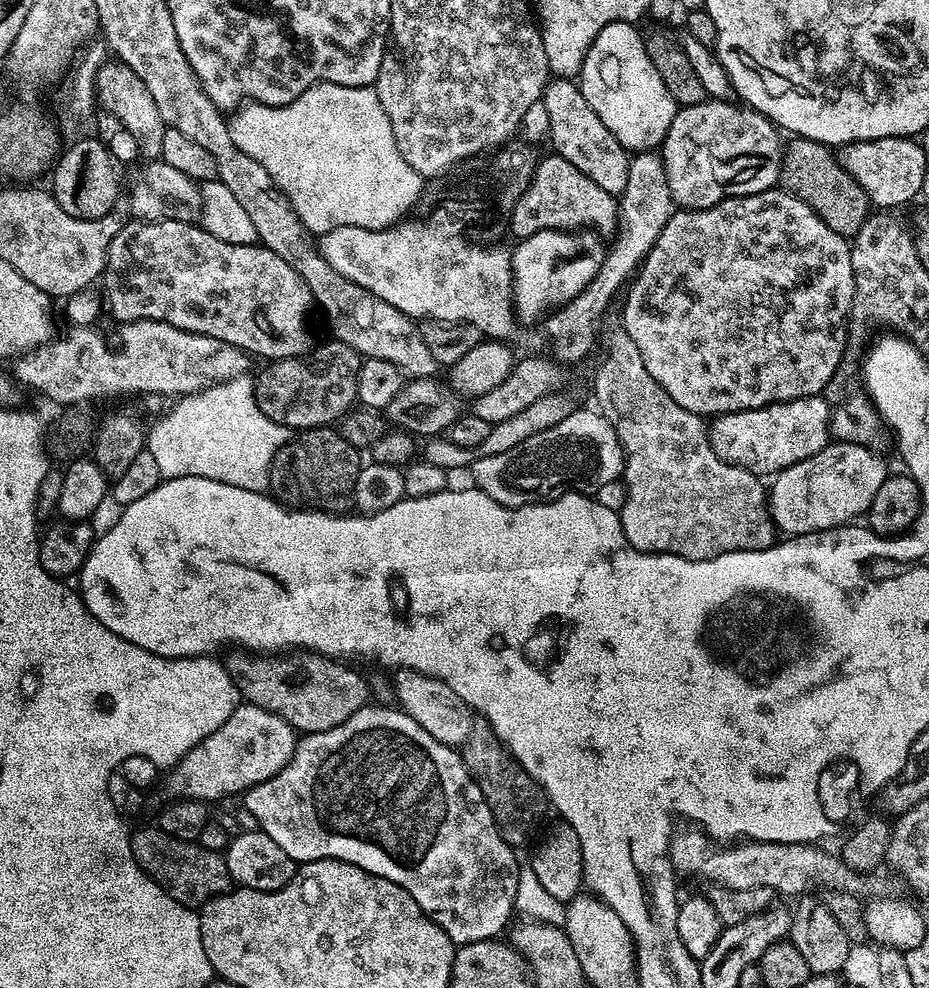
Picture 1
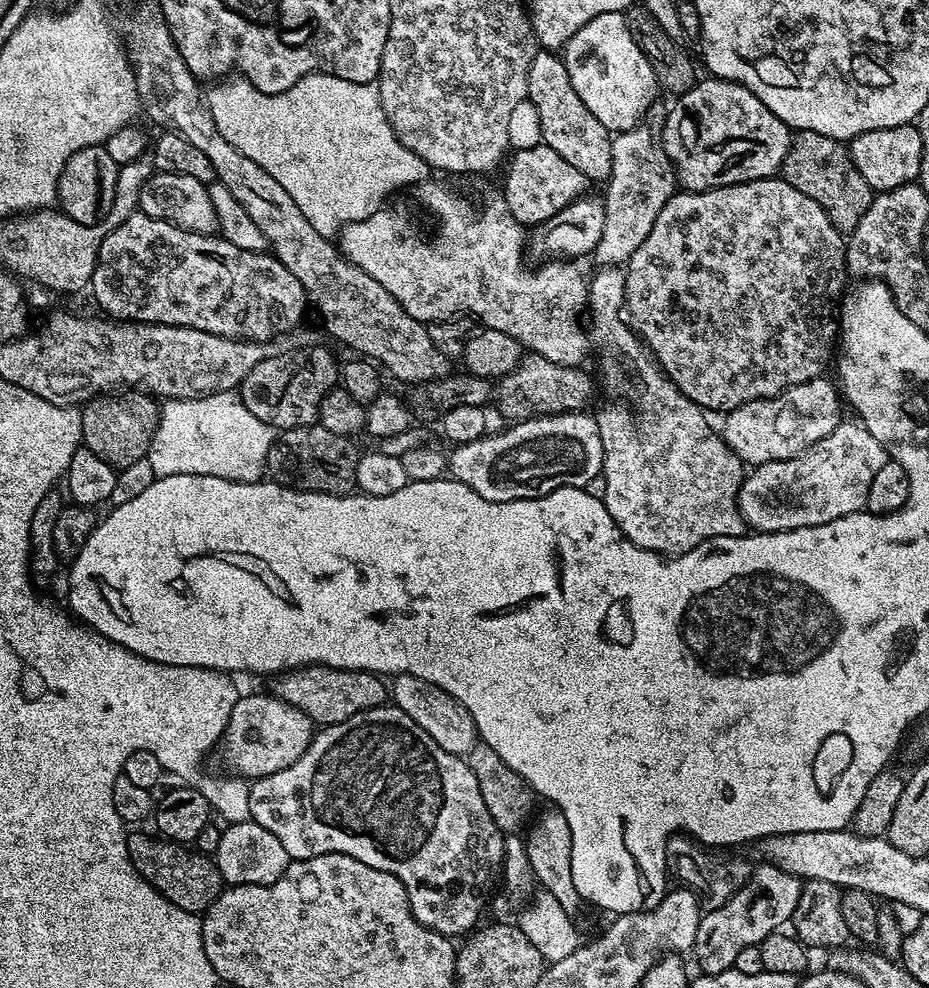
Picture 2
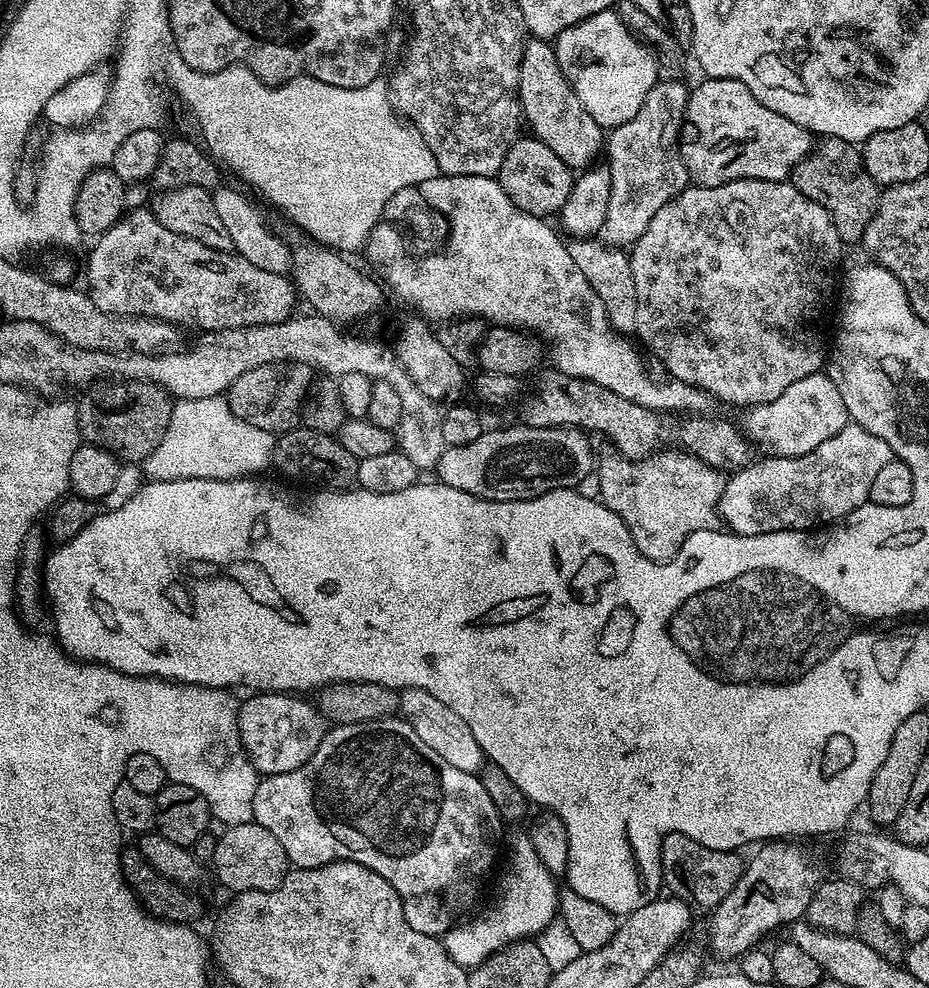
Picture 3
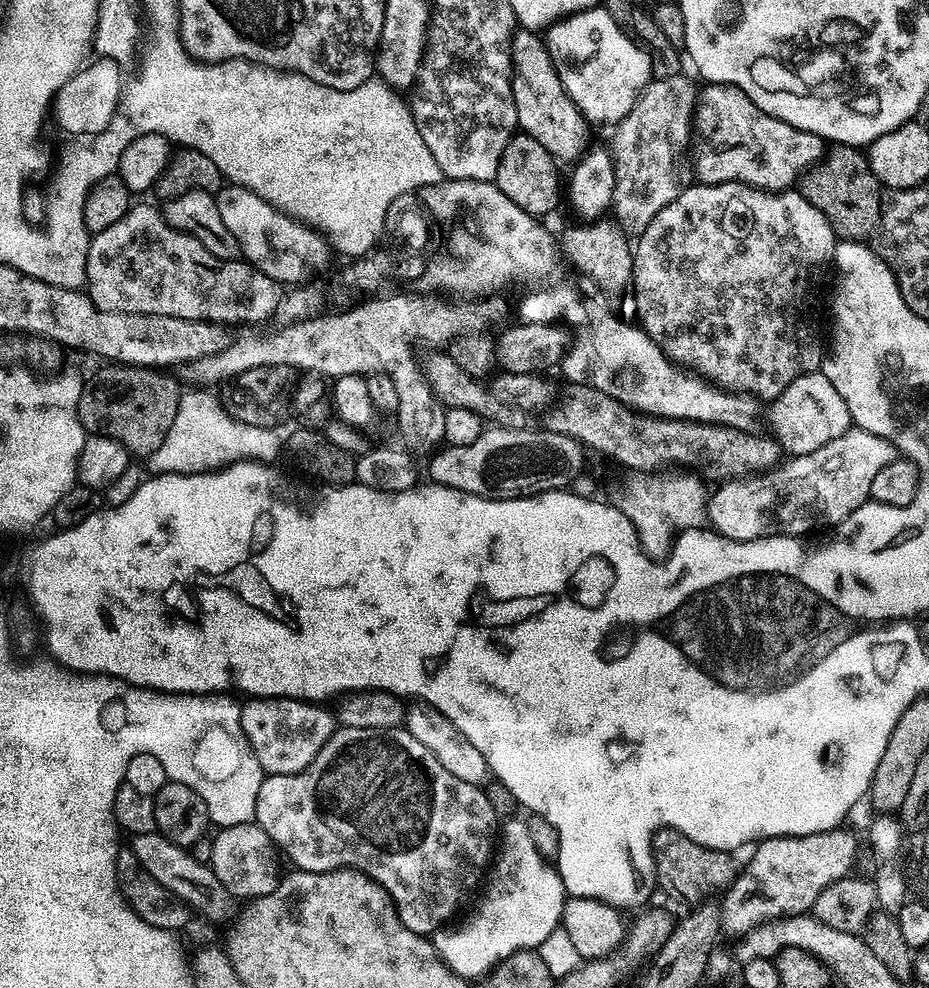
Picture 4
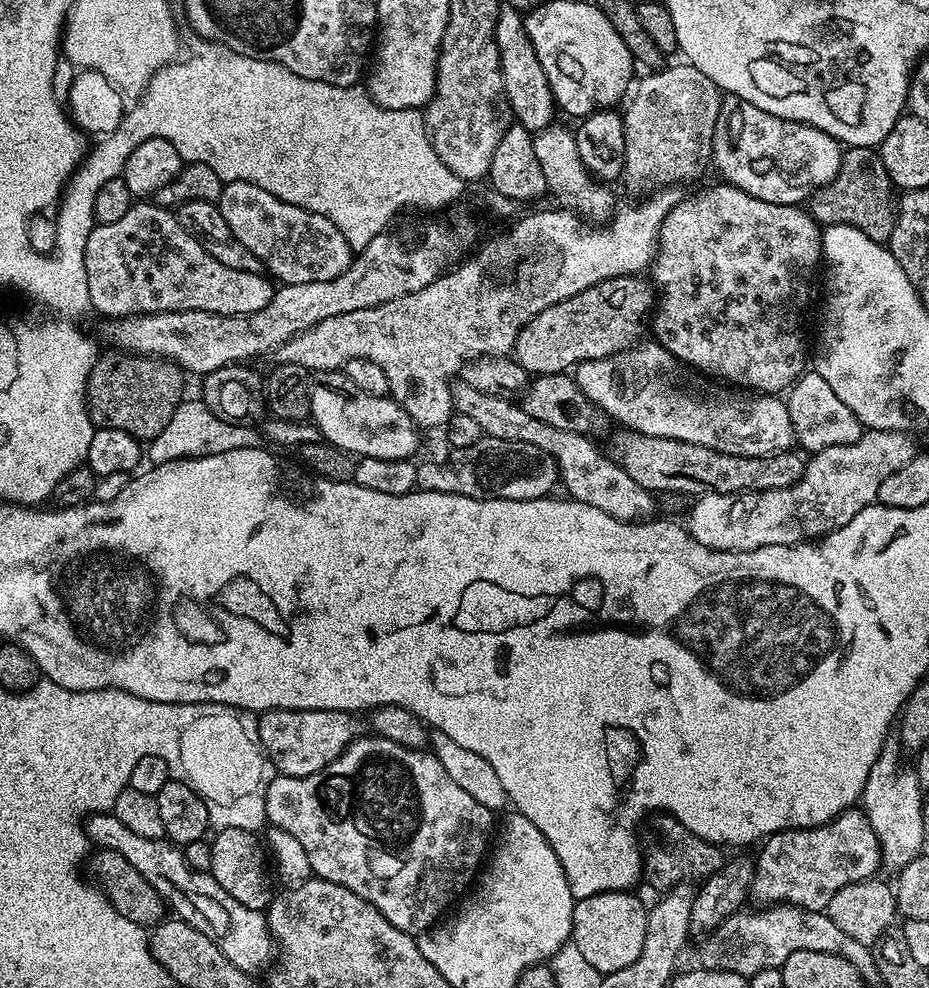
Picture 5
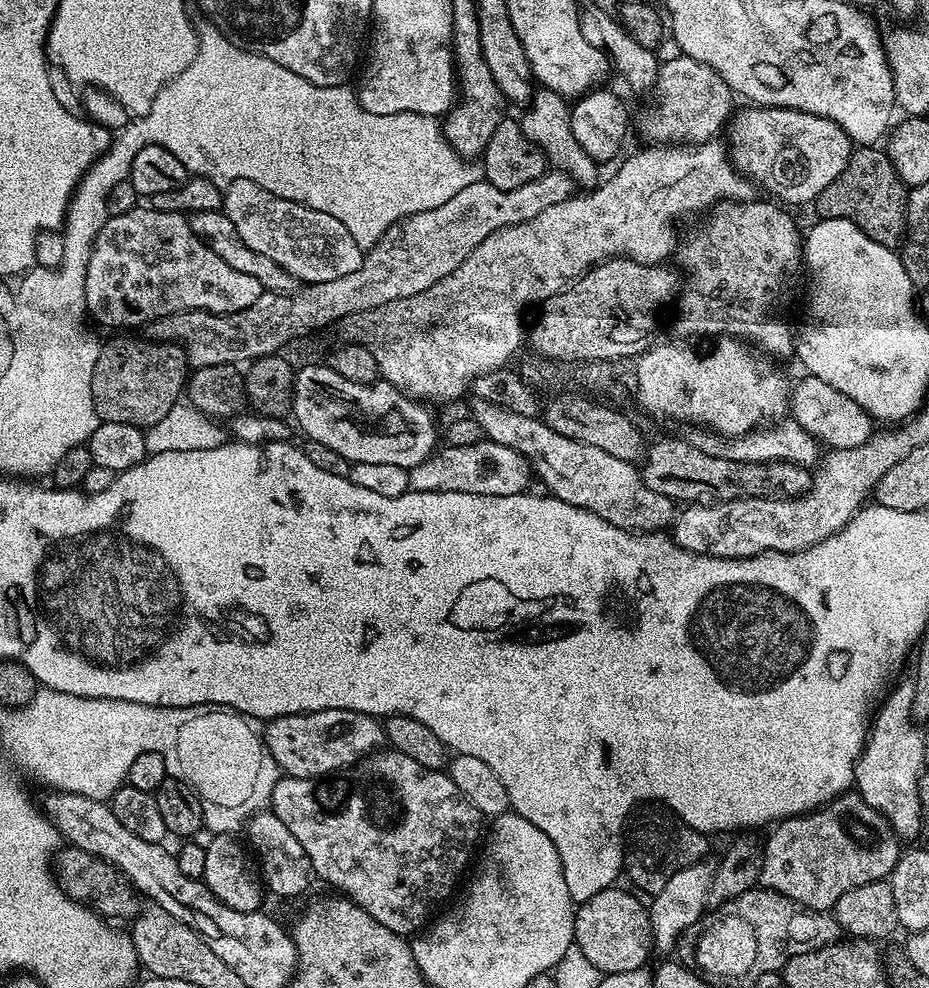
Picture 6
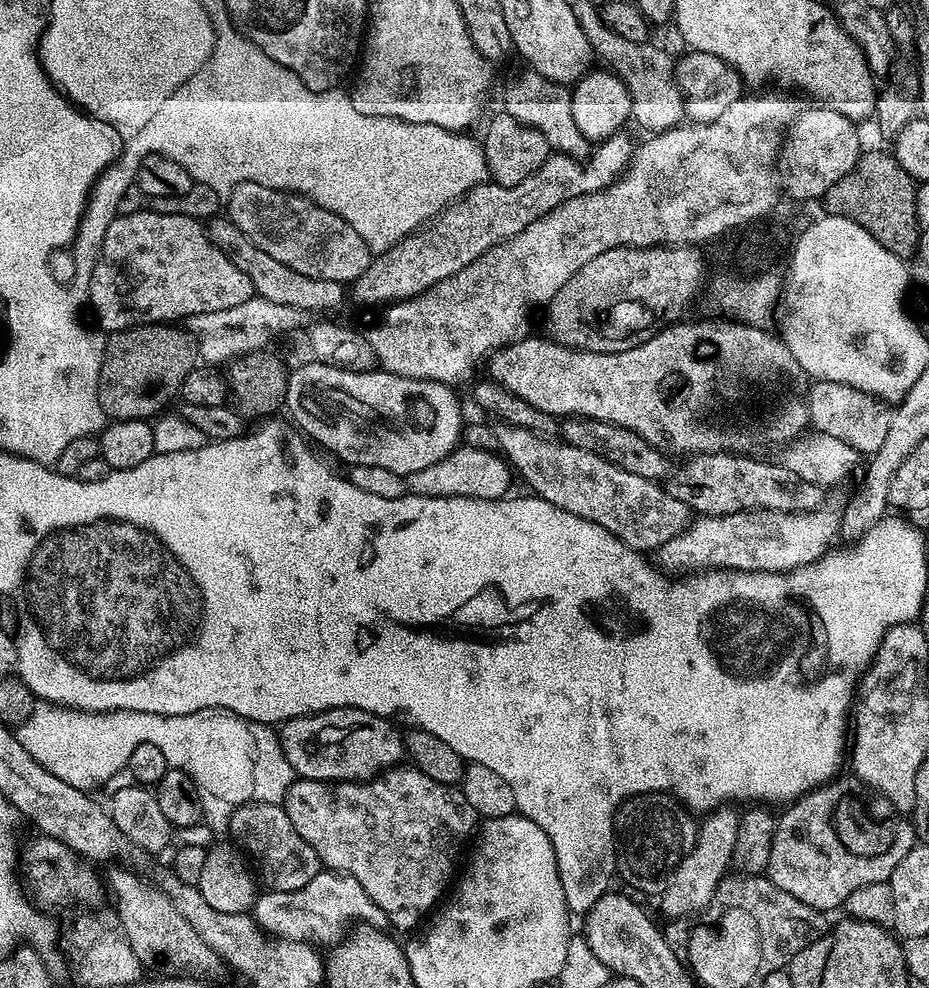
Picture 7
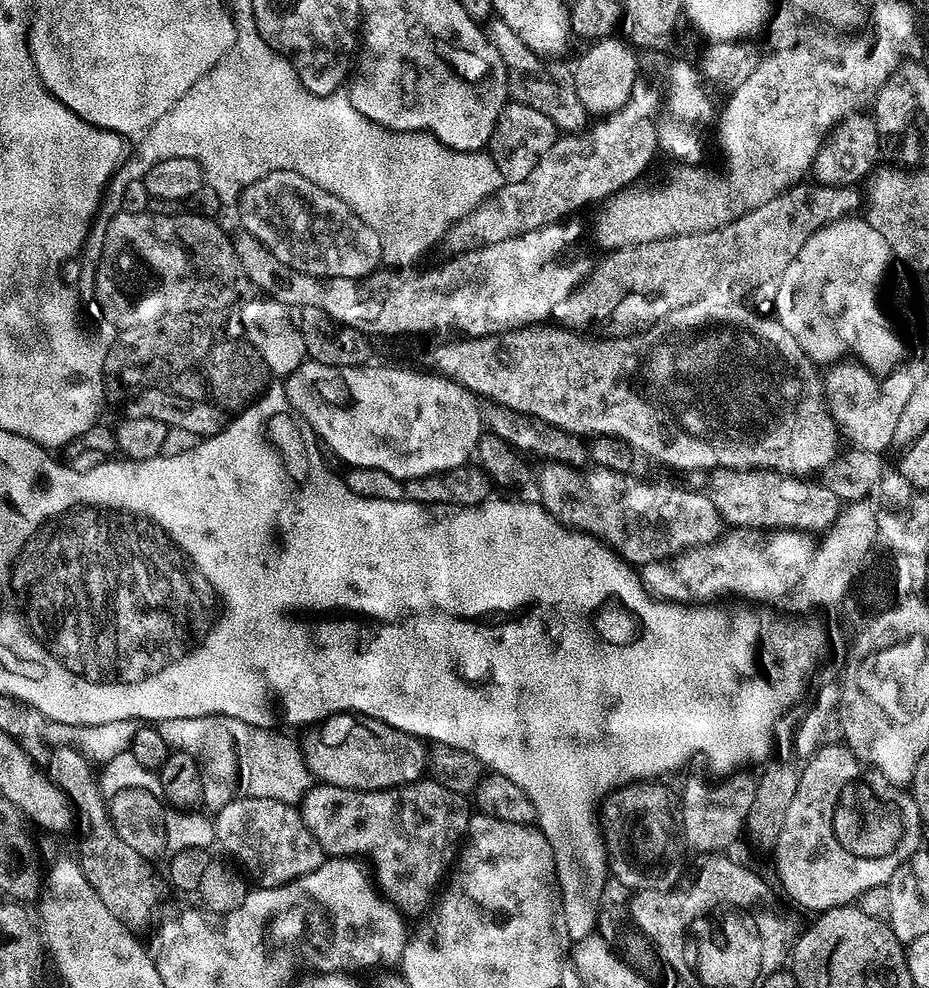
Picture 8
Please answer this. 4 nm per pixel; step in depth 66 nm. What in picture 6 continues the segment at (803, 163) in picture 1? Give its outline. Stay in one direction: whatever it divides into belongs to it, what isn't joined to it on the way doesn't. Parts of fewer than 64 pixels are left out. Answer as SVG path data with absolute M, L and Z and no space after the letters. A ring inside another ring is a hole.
M860 146L848 159L846 170L842 170L842 174L838 174L838 178L834 178L834 182L830 182L830 186L826 186L826 190L822 190L822 194L816 197L815 215L826 220L842 218L854 222L854 226L858 226L867 236L874 238L874 242L895 249L904 239L904 229L908 222L908 194L909 189L895 172L887 151L880 146Z

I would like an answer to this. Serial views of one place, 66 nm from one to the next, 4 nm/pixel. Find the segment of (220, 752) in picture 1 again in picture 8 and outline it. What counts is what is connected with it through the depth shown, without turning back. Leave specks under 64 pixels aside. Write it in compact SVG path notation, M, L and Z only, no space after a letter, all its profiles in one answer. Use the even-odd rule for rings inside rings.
M336 712L305 732L298 740L298 751L309 773L321 784L369 792L412 784L425 775L426 746L421 737L392 728L378 718Z

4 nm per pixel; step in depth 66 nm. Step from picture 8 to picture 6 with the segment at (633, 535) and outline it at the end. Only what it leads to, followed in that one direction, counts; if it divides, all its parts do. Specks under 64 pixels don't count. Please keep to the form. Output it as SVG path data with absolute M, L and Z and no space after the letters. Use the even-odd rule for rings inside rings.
M473 399L471 403L470 414L482 426L485 437L518 450L532 463L535 479L541 480L548 487L545 489L560 501L590 510L633 534L661 531L671 525L675 503L668 496L650 490L636 464L627 464L622 458L614 458L614 454L606 454L606 450L598 450L598 446L586 446L586 442L558 434L539 415L526 417L494 402Z

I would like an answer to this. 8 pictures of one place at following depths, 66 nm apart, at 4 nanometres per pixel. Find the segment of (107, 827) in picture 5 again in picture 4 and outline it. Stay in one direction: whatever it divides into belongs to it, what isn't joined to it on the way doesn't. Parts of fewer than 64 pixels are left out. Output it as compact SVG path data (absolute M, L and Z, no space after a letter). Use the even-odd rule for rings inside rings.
M157 831L132 836L130 847L136 855L137 865L153 876L159 884L166 886L166 890L173 892L193 913L201 912L208 920L228 920L232 915L237 915L237 901L227 892L226 887L222 886L222 882L215 877L209 865L194 862L189 849L179 848Z

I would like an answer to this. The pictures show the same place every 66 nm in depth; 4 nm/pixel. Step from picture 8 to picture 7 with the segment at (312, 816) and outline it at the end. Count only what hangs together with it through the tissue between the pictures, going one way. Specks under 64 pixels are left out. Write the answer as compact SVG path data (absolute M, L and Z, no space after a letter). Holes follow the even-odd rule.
M393 766L381 772L380 775L373 776L371 780L337 780L335 782L329 782L326 780L296 778L293 779L292 784L282 797L282 807L290 818L290 822L294 824L294 830L298 830L298 834L302 834L302 838L306 838L306 842L310 842L310 846L315 850L321 865L325 869L333 872L342 872L345 876L354 878L358 882L358 886L362 886L362 890L370 896L374 902L374 906L378 906L383 910L385 921L389 925L393 924L397 928L397 930L395 929L397 933L408 931L408 933L411 933L413 931L411 928L416 923L419 925L441 903L441 901L439 902L440 895L443 894L444 887L447 886L448 879L451 878L452 871L456 868L456 859L460 856L460 847L467 842L468 835L471 832L473 835L474 829L478 824L478 815L470 805L462 802L455 787L443 784L442 782L434 782L434 778L422 774L414 766L404 767Z

